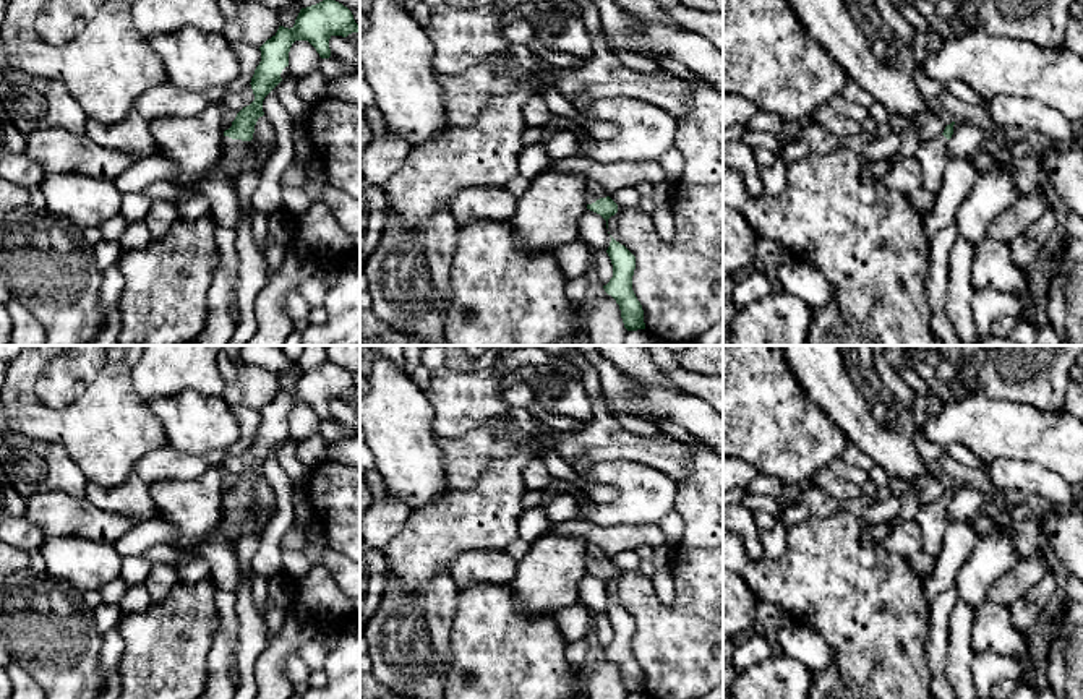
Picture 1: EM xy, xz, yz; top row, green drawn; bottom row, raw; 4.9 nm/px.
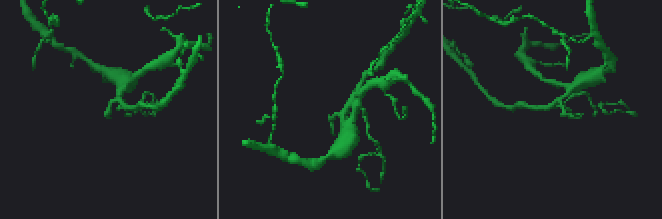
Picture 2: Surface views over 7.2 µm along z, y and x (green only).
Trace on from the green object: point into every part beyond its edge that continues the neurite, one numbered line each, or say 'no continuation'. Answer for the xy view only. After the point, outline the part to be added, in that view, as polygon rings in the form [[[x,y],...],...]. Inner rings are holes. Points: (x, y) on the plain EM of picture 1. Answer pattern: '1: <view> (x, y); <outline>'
1: xy (232, 513); [[[224,500],[222,521],[219,525],[219,530],[209,540],[203,542],[201,545],[206,545],[208,542],[211,542],[217,534],[229,534],[230,543],[237,550],[237,543],[242,537],[240,529],[248,512],[248,508],[250,504],[232,503],[229,500]]]

